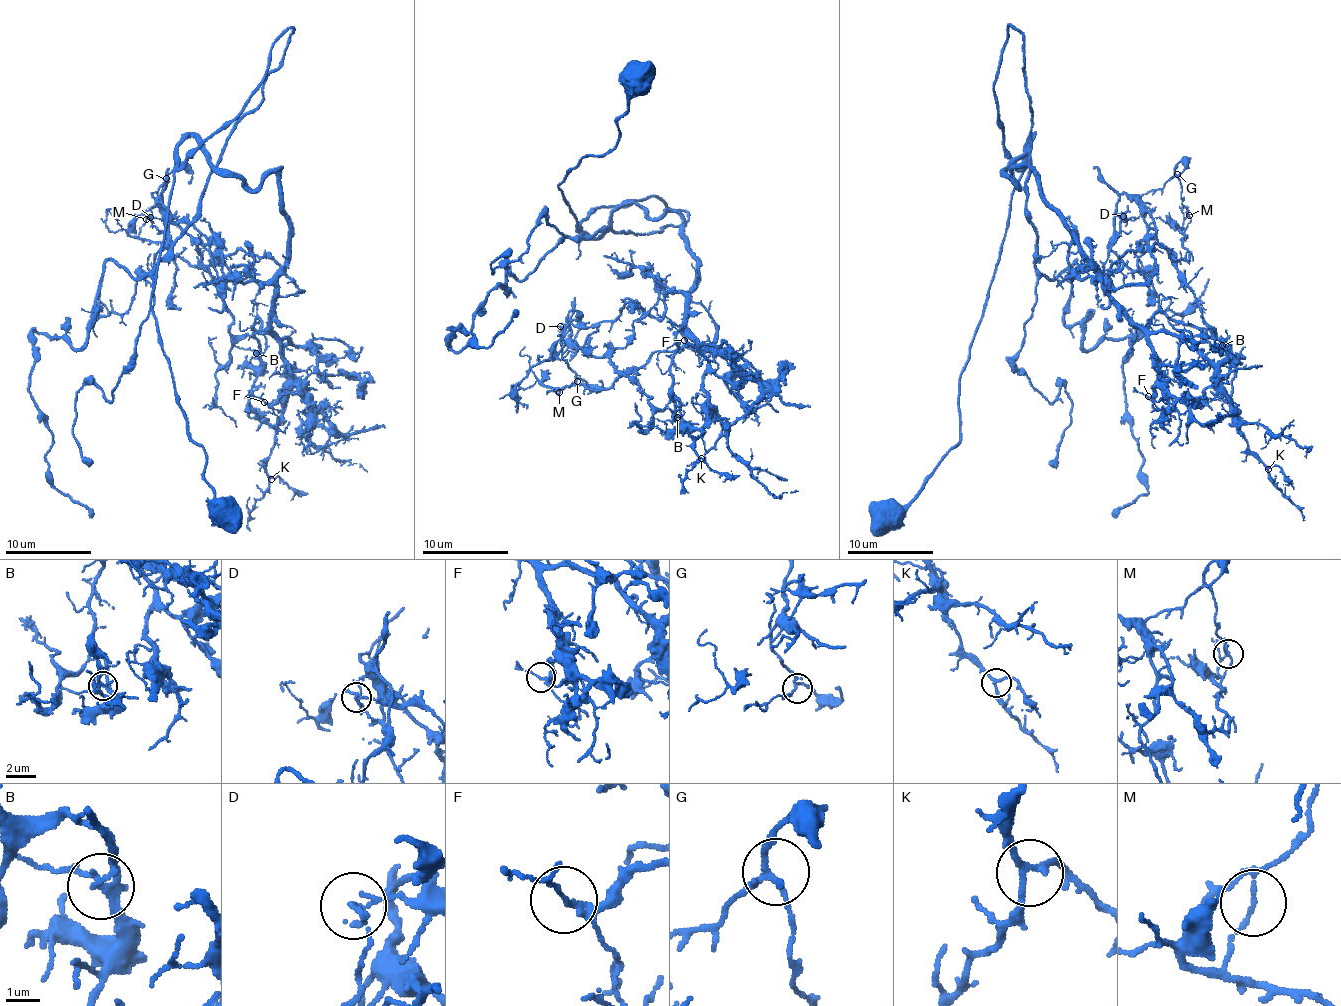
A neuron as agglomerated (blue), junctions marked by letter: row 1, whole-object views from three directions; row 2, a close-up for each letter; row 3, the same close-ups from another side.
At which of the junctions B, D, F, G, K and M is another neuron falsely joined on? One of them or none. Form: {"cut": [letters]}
{"cut": ["M"]}

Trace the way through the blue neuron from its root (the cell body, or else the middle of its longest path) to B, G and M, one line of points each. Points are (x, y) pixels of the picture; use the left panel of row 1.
B: (228, 510), (150, 305), (186, 138), (251, 189), (279, 169), (289, 263), (271, 325), (252, 326), (256, 353)
G: (228, 510), (150, 305), (176, 148), (279, 169), (290, 224), (240, 279), (166, 178)
M: (228, 510), (150, 301), (176, 148), (251, 189), (279, 169), (267, 281), (200, 244), (185, 262), (146, 219)

